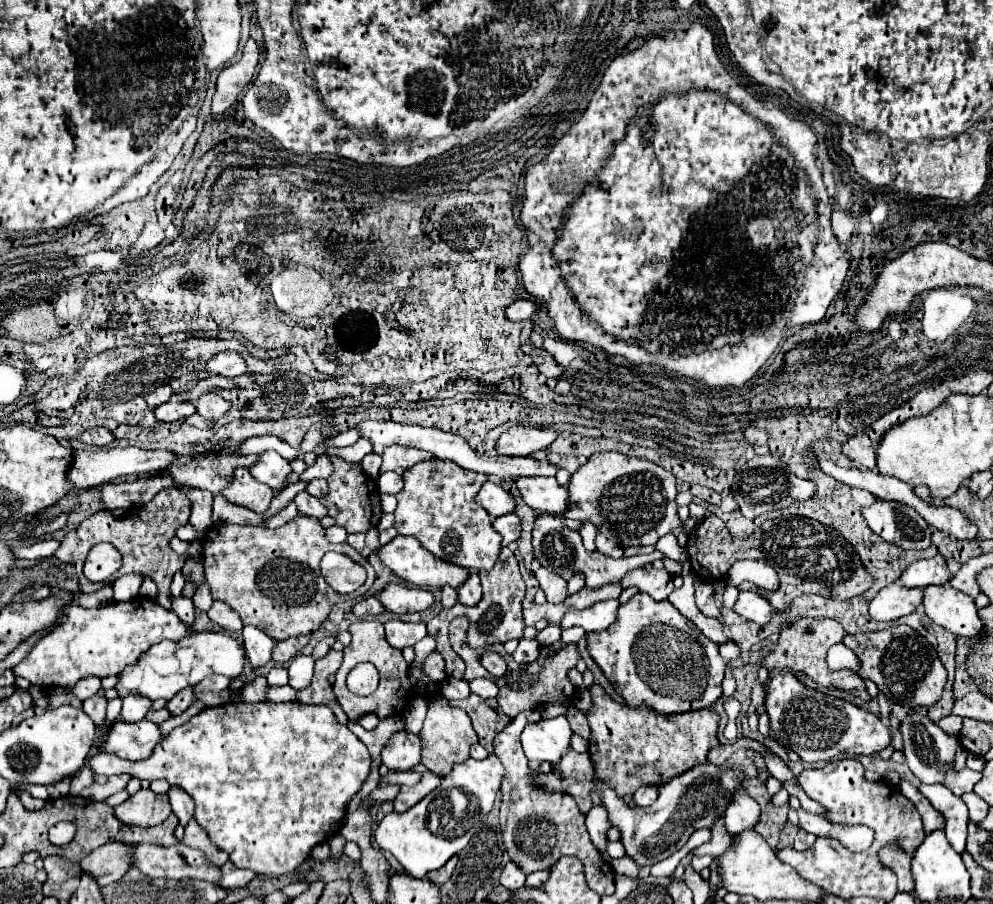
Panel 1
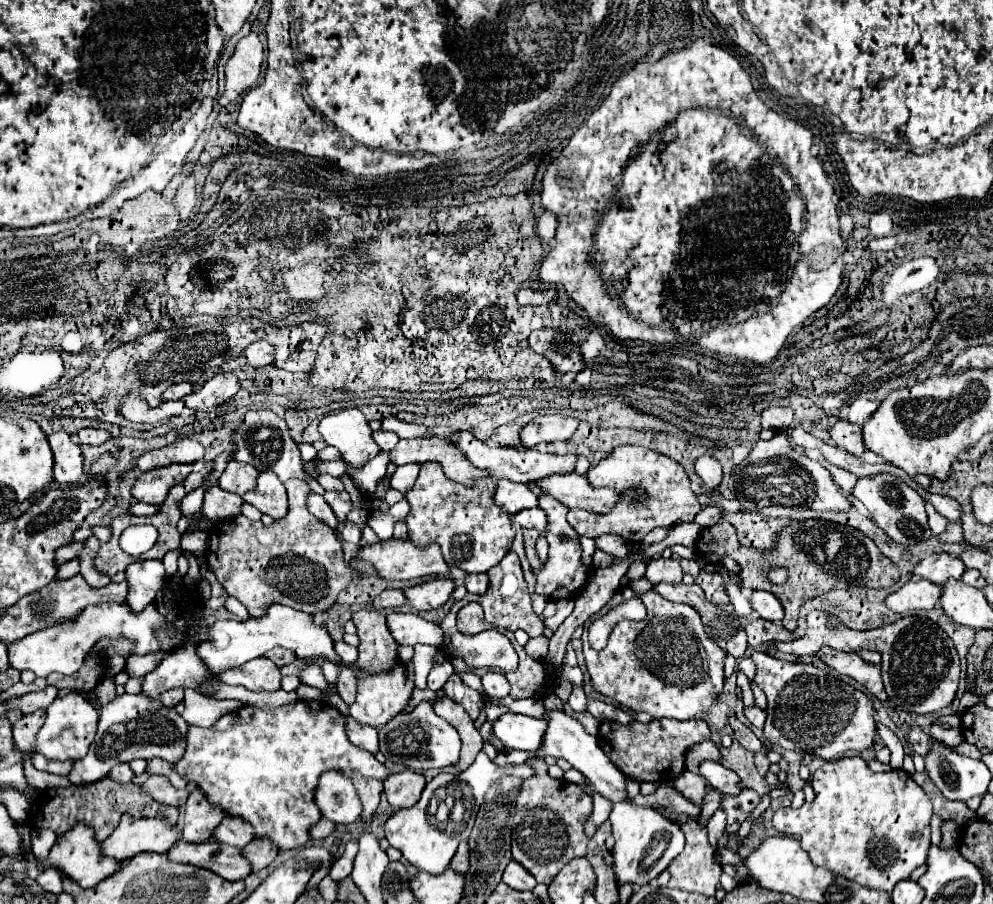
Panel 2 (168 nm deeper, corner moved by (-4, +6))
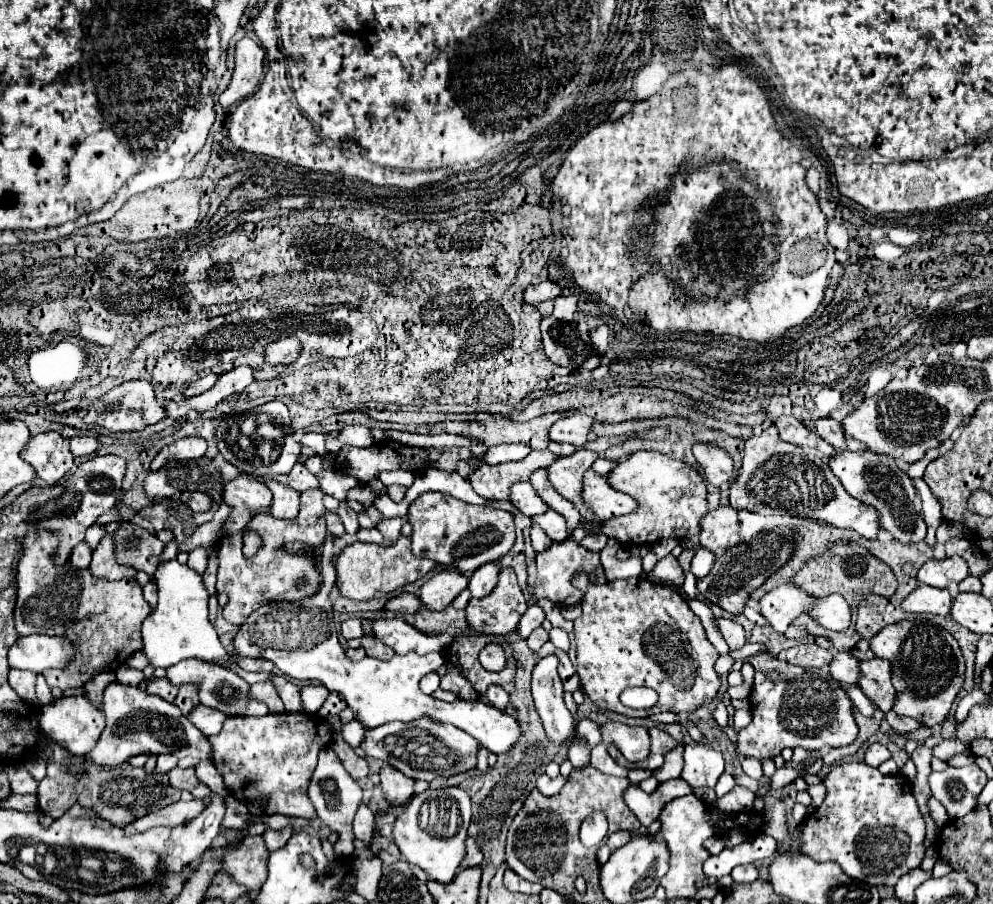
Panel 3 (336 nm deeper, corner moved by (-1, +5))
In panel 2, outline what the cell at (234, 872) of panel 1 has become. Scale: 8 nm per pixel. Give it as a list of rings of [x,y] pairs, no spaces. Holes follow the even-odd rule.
[[[264,839],[264,841],[250,841],[250,843],[244,847],[242,855],[244,855],[244,859],[250,863],[252,873],[258,873],[258,871],[266,869],[266,867],[276,859],[278,849],[276,849],[268,839]]]

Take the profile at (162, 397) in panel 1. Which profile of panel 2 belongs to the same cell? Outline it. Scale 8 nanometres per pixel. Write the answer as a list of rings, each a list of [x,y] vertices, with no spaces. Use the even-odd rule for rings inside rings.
[[[178,383],[178,385],[172,385],[168,387],[164,393],[162,393],[162,401],[176,401],[176,399],[182,399],[186,397],[188,393],[192,393],[194,387],[190,383]]]

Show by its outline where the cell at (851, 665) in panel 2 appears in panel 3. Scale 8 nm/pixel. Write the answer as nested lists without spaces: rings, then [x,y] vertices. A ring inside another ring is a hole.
[[[883,658],[861,662],[859,688],[875,706],[879,706],[883,712],[889,712],[897,700],[897,690],[891,684],[891,662]]]

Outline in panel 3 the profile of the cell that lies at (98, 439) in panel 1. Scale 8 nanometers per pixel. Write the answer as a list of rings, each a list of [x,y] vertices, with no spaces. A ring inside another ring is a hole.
[[[79,436],[71,440],[71,452],[73,456],[91,456],[97,450],[97,440],[89,436]]]

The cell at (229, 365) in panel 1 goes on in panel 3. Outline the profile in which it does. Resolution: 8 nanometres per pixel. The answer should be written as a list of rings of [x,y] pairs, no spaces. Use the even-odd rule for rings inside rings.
[[[281,338],[277,342],[267,344],[265,348],[265,362],[269,364],[293,364],[301,356],[301,342],[299,338]]]

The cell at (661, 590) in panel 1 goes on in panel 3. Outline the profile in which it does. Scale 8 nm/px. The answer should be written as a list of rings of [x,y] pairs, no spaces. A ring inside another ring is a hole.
[[[669,554],[669,556],[665,556],[665,558],[661,558],[657,562],[657,566],[653,568],[653,578],[657,578],[657,580],[673,580],[675,584],[681,586],[685,582],[685,572],[681,570],[677,558],[673,554]]]

